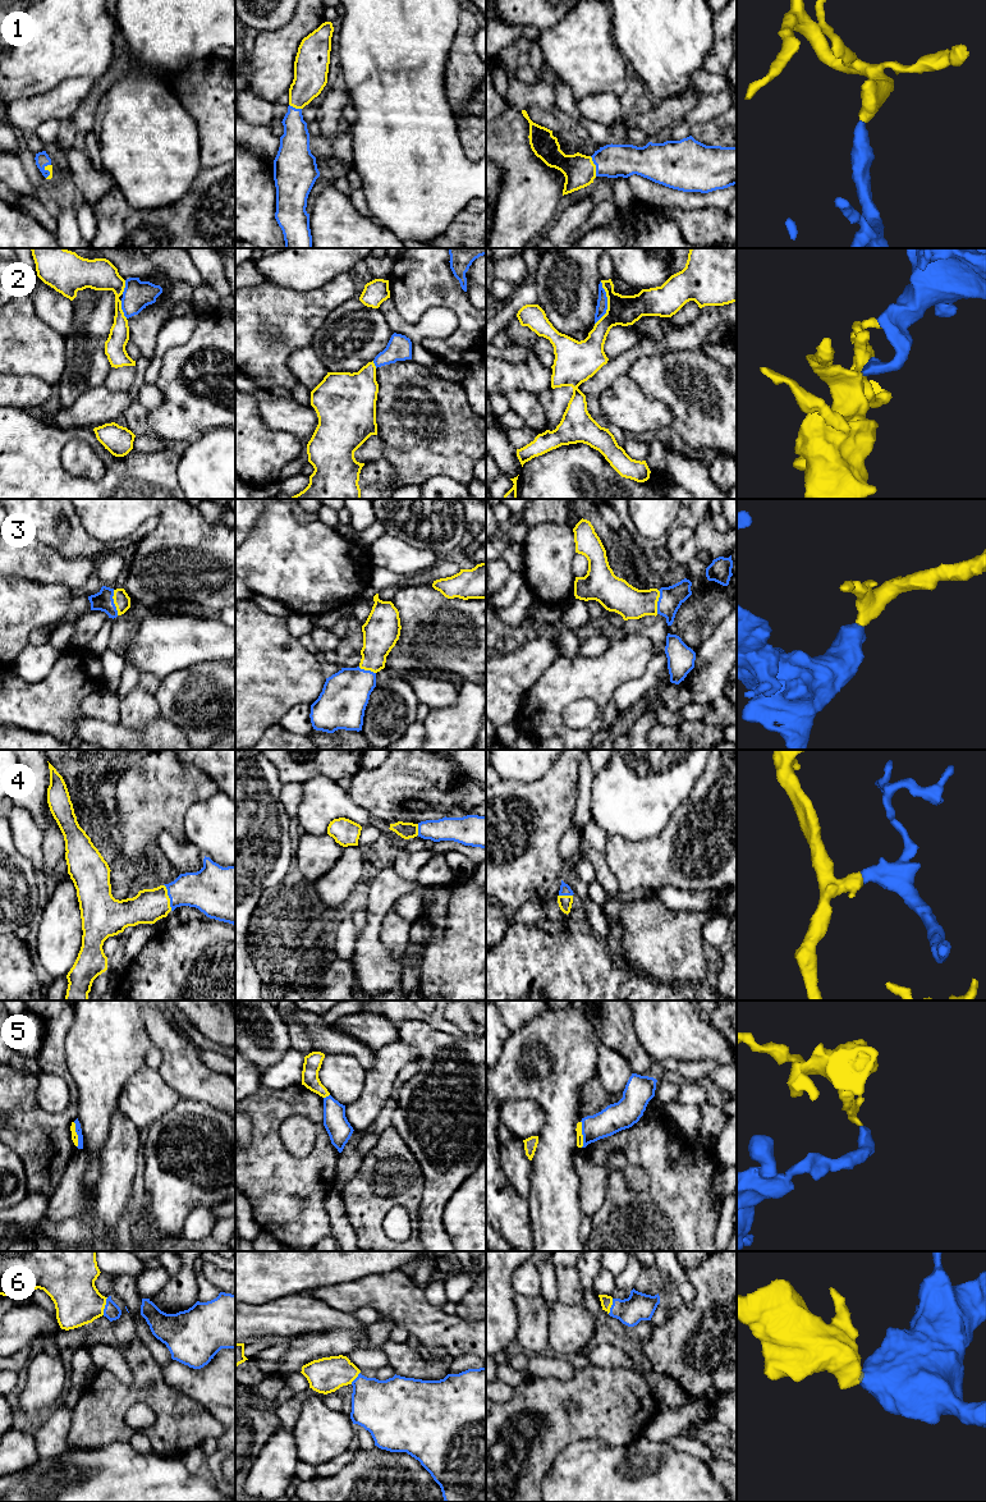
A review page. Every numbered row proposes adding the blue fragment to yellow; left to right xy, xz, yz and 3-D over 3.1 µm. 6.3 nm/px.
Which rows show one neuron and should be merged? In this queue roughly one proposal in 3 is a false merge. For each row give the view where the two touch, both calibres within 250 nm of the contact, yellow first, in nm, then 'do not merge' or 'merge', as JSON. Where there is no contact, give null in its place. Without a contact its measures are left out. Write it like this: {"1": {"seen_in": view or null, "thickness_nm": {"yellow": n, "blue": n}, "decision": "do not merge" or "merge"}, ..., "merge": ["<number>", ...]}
{"1": {"seen_in": "yz", "thickness_nm": {"yellow": 200, "blue": 200}, "decision": "merge"}, "2": {"seen_in": "yz", "thickness_nm": {"yellow": 190, "blue": 70}, "decision": "do not merge"}, "3": {"seen_in": "xy", "thickness_nm": {"yellow": 100, "blue": 120}, "decision": "merge"}, "4": {"seen_in": "xy", "thickness_nm": {"yellow": 200, "blue": 260}, "decision": "merge"}, "5": {"seen_in": "yz", "thickness_nm": {"yellow": 50, "blue": 180}, "decision": "do not merge"}, "6": {"seen_in": "xy", "thickness_nm": {"yellow": 300, "blue": 100}, "decision": "merge"}, "merge": ["1", "3", "4", "6"]}

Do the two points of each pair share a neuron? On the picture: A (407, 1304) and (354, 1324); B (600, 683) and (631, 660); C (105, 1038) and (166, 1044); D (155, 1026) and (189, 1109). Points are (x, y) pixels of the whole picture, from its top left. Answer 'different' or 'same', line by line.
A: different
B: same
C: different
D: different

